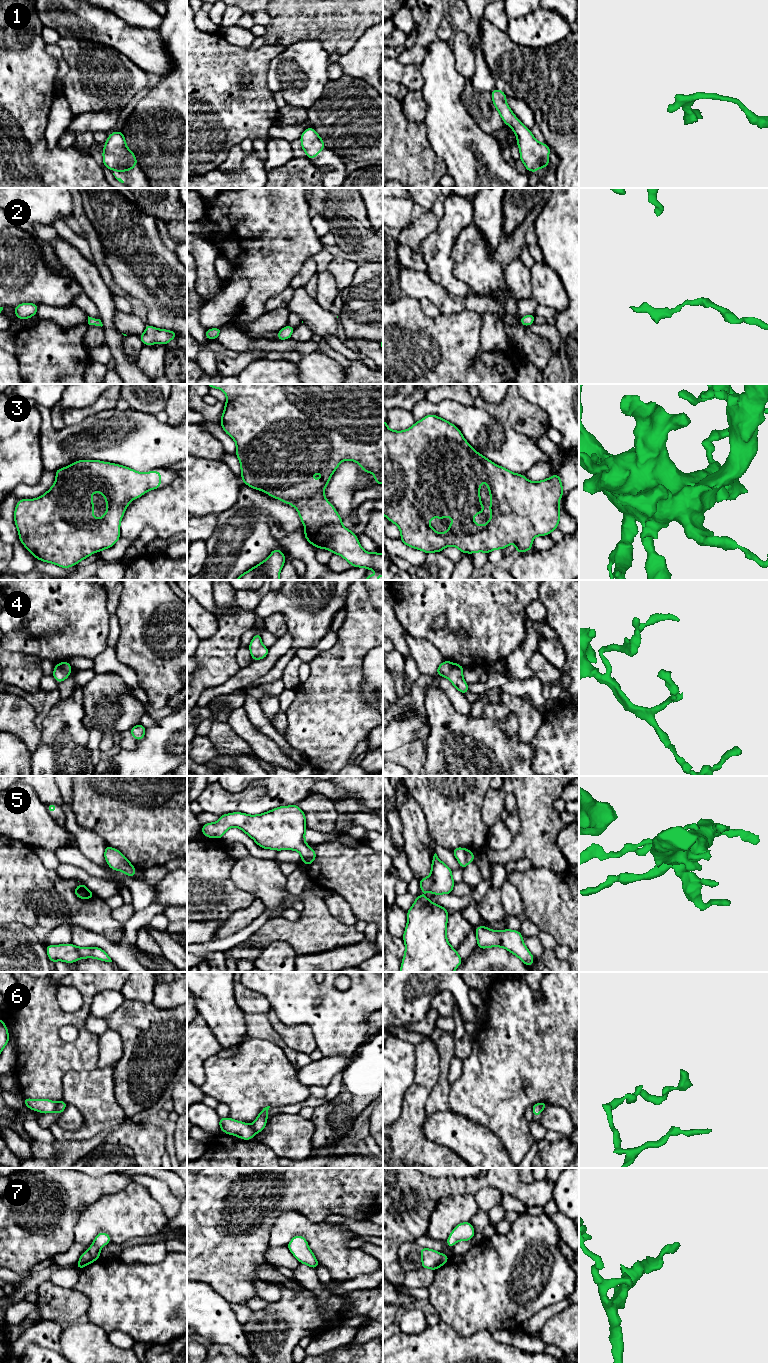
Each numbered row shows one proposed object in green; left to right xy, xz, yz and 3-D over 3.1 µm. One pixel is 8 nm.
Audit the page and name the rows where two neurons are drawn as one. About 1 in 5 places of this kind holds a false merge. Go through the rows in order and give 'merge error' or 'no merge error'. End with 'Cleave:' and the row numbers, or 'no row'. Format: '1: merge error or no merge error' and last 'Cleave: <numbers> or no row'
1: no merge error
2: no merge error
3: no merge error
4: no merge error
5: no merge error
6: merge error
7: no merge error
Cleave: 6

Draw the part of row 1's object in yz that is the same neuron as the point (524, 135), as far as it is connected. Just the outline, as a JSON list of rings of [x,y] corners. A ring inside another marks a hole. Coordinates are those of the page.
[[[494,89],[491,92],[492,101],[499,112],[502,120],[510,126],[517,136],[517,145],[520,150],[520,160],[526,167],[527,171],[534,170],[532,174],[536,175],[538,168],[546,168],[549,165],[549,153],[551,151],[547,144],[540,143],[534,138],[530,129],[525,127],[514,115],[511,108],[507,105],[506,94]]]

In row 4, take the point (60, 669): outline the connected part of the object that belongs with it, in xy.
[[[64,661],[62,663],[58,663],[55,665],[53,670],[53,677],[55,680],[60,683],[68,678],[72,670],[71,665],[68,661]]]

